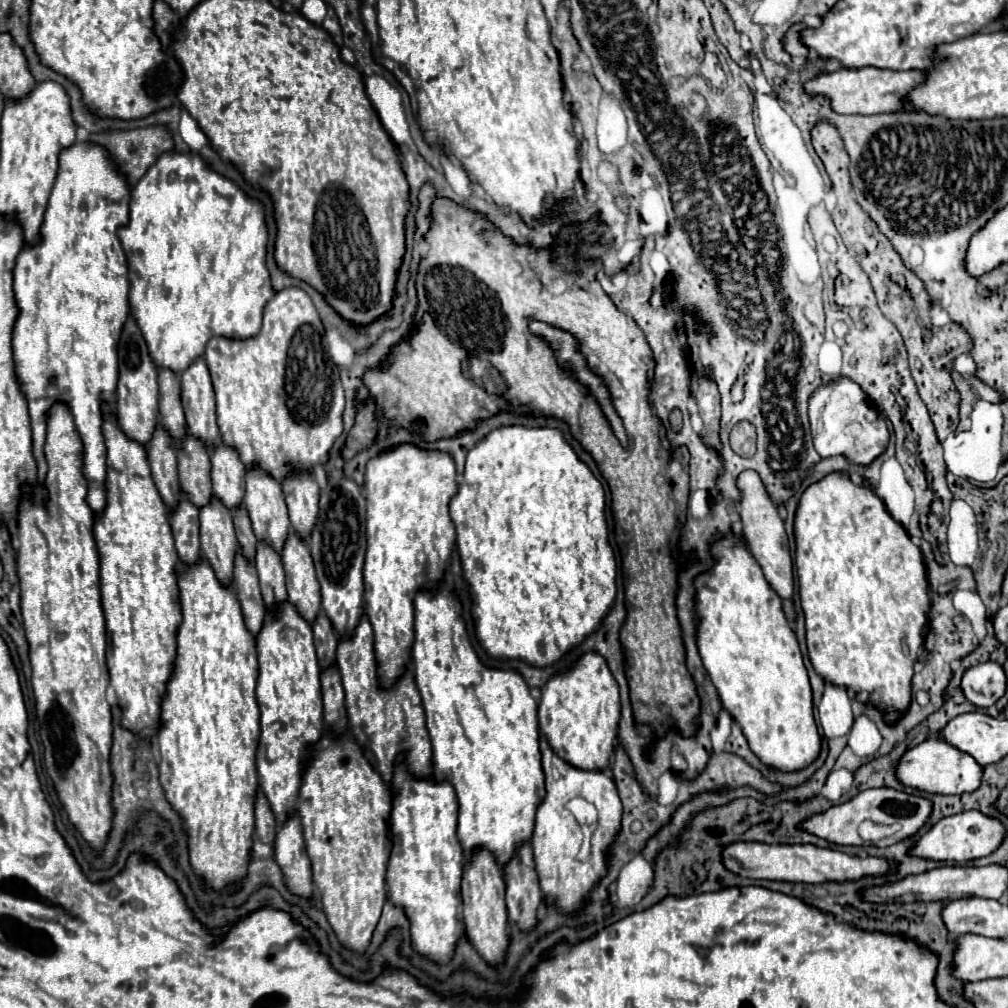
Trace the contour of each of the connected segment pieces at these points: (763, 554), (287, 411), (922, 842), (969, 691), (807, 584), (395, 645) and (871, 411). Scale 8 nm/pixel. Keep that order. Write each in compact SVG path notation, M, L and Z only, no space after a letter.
M752 469L742 471L736 477L736 487L740 491L740 519L742 519L742 529L744 537L750 545L752 555L760 563L768 583L772 589L780 595L786 617L794 619L794 609L792 609L792 591L794 591L794 581L792 581L792 557L790 557L790 547L788 547L788 537L784 531L784 523L774 507L774 501L770 499L766 485L762 483L760 475Z
M286 287L268 301L264 307L264 323L258 335L250 339L212 337L206 345L206 363L212 375L216 393L216 415L224 443L236 447L244 465L258 463L274 479L282 479L288 467L314 469L328 459L328 451L336 437L342 433L344 391L340 385L338 369L330 361L324 343L324 325L318 311L300 287Z
M964 811L958 815L950 815L940 819L928 833L924 833L914 847L908 849L908 855L920 857L920 859L932 859L932 861L970 861L978 857L986 857L996 847L1000 847L1000 839L1004 839L1004 825L998 819L986 817L980 811Z
M980 663L966 669L960 689L972 705L990 707L1004 695L1006 675L998 663Z
M834 471L824 475L820 481L808 485L804 493L800 495L798 509L794 513L794 539L796 539L796 573L798 573L798 593L800 593L800 605L806 617L806 645L808 645L808 657L826 681L834 685L842 685L846 689L852 689L856 693L868 691L870 697L868 701L874 703L878 709L886 713L886 721L892 723L908 709L910 703L910 679L912 679L912 667L918 659L918 649L924 645L924 639L920 635L924 621L926 621L926 611L930 607L930 599L926 593L926 569L922 563L922 551L920 547L910 539L908 531L888 513L884 507L882 499L866 485L856 485L852 483L842 471Z
M400 443L382 449L366 463L364 491L366 494L365 534L368 539L363 579L364 611L374 627L376 659L380 659L380 675L384 679L396 679L408 663L408 649L414 641L414 593L422 587L434 587L442 575L450 557L456 533L448 515L448 503L456 495L456 465L454 457L446 451L420 449L412 443Z
M838 377L830 383L816 387L808 399L808 417L812 427L814 447L820 457L846 455L852 463L868 465L888 445L888 427L882 411L874 407L870 397L850 377Z

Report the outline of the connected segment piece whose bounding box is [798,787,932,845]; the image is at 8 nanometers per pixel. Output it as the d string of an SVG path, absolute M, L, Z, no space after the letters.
M866 789L860 791L856 797L852 797L846 803L834 805L822 813L816 813L808 819L804 819L802 823L798 823L798 829L812 833L820 839L826 839L828 843L836 843L836 845L864 845L864 841L858 837L856 829L862 821L872 821L872 823L880 823L880 825L894 825L898 823L902 829L896 833L896 843L914 835L930 817L932 811L932 803L928 803L928 799L918 797L918 795L908 795L904 791L896 791L896 789Z

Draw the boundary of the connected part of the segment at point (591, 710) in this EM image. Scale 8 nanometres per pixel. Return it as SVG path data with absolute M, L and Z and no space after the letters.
M596 651L584 653L570 669L552 675L548 683L542 687L542 697L538 705L540 731L546 735L552 751L574 767L590 769L590 771L608 767L614 751L614 737L618 735L618 719L620 719L618 683L606 665L606 659Z

